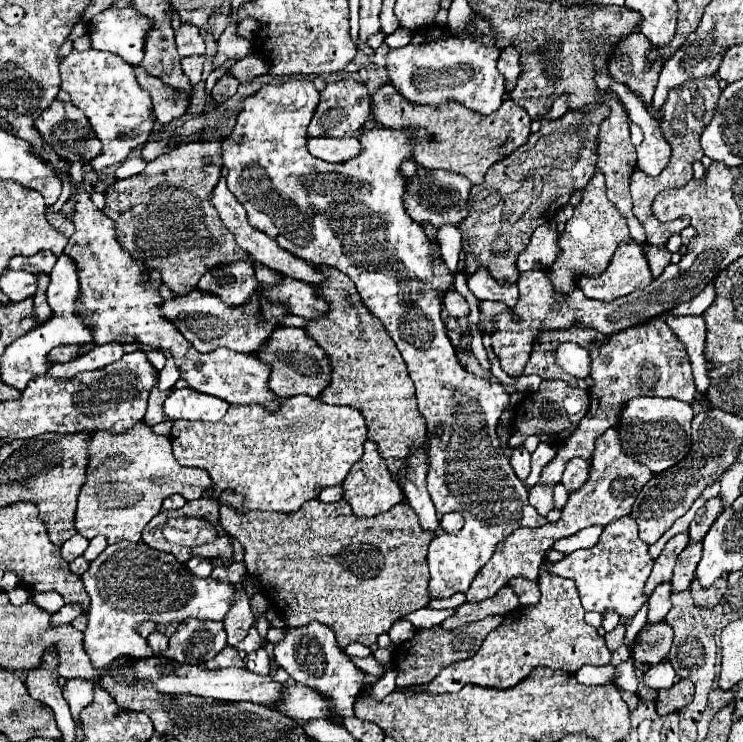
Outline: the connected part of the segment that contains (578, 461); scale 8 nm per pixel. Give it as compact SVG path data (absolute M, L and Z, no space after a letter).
M572 458L562 474L562 484L566 486L566 490L578 490L584 480L588 478L588 468L590 468L590 462L584 460L584 458Z

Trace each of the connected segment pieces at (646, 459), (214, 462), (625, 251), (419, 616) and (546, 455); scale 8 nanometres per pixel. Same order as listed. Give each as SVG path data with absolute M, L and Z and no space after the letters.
M638 396L626 402L618 416L618 432L622 450L638 464L648 466L652 472L662 472L682 460L690 450L690 422L694 418L692 406L676 398L650 398Z
M310 396L282 398L278 412L266 410L262 404L230 404L226 416L218 422L190 422L176 420L170 430L170 442L174 458L182 466L196 466L210 472L212 488L202 494L204 498L230 504L240 514L250 510L272 510L292 514L300 510L306 500L318 498L326 486L340 484L350 472L352 464L362 456L362 444L366 442L366 424L362 414L350 406L330 406Z
M630 240L618 246L610 266L598 278L582 278L578 284L588 298L608 302L638 288L646 288L652 280L654 278L646 264L642 244Z
M422 608L413 613L404 616L416 628L431 628L440 625L447 617L453 615L457 609L436 610L431 608Z
M540 442L538 450L532 454L532 472L530 472L530 476L526 478L526 486L528 486L528 488L532 488L532 486L538 482L542 468L544 468L556 454L557 448L555 446Z

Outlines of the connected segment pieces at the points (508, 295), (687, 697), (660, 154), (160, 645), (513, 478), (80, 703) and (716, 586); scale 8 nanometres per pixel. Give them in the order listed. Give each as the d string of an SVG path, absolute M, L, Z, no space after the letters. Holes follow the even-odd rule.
M478 268L468 278L468 288L478 300L500 300L506 302L510 308L518 302L518 286L516 284L498 284L486 268Z
M688 678L678 680L670 690L658 692L656 712L662 714L662 716L670 714L670 712L676 712L676 710L684 708L686 704L690 704L692 696L694 696L694 684Z
M598 76L596 82L600 90L614 90L614 94L626 106L628 118L642 128L644 140L636 148L638 168L648 176L658 176L670 162L670 144L660 132L660 122L646 110L642 100L636 94L632 94L624 84L616 82L610 76Z
M152 632L148 638L148 644L150 644L150 648L154 650L154 654L162 654L166 648L168 648L168 638L162 634L162 632Z
M286 80L282 84L262 84L258 92L250 94L250 96L244 96L242 98L242 110L240 114L236 114L236 126L232 128L232 132L220 142L220 148L222 148L222 168L224 168L224 176L226 176L226 184L228 188L232 190L232 194L238 198L238 202L246 208L246 214L248 214L248 222L256 228L256 230L262 230L266 232L270 238L274 238L284 250L292 252L294 256L314 264L314 266L332 266L336 270L340 270L342 274L350 276L350 280L356 284L358 292L360 292L360 298L364 302L364 306L376 314L376 318L384 324L386 332L390 334L390 338L394 340L394 344L398 346L406 366L408 366L408 374L416 386L416 396L418 396L418 410L420 414L424 416L426 420L426 426L428 426L428 434L430 434L430 448L428 448L428 494L432 496L432 502L436 506L436 512L438 514L446 514L446 512L460 512L464 516L464 528L456 534L442 534L442 536L436 536L432 542L430 542L430 548L428 548L428 568L430 568L430 582L428 582L428 596L432 600L436 598L450 598L452 594L456 592L468 592L476 572L492 558L498 542L502 542L506 536L510 536L514 530L518 530L520 526L542 526L546 524L548 520L544 516L540 516L534 506L528 504L528 490L526 486L518 480L518 476L514 474L510 462L508 462L508 456L504 454L504 448L498 440L498 418L502 414L504 408L513 407L510 400L510 394L506 392L506 388L502 384L494 384L486 378L478 378L476 374L468 372L456 358L456 352L454 352L454 346L450 344L450 338L446 336L446 328L442 326L442 320L440 320L440 310L442 310L442 302L440 302L440 296L442 292L448 292L454 288L454 276L452 272L448 270L448 266L444 264L444 258L440 256L440 244L436 240L430 240L426 234L424 234L424 228L422 224L414 222L408 214L406 214L406 208L404 208L404 194L406 194L406 178L402 176L400 172L400 166L406 162L406 160L412 160L412 154L414 154L414 140L416 140L416 134L414 130L406 128L406 130L398 130L398 128L388 128L388 126L374 126L374 128L362 128L362 134L360 134L360 144L362 144L362 150L356 158L350 158L346 162L338 162L338 164L330 164L330 162L324 162L324 160L318 160L314 158L308 148L306 148L306 142L308 142L308 134L306 134L306 128L312 120L312 114L318 106L318 100L320 100L320 94L318 90L314 88L312 82L308 80ZM436 428L442 428L442 434L436 434Z
M68 680L64 686L64 700L68 702L76 724L78 724L80 710L92 702L94 686L96 686L96 682L92 682L92 680Z
M718 578L710 588L702 588L696 580L692 580L690 584L690 594L694 598L694 604L700 608L714 608L726 590L726 578Z

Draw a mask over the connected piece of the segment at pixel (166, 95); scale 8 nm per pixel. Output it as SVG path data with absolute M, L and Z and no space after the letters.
M134 66L134 72L136 72L138 84L142 84L144 90L152 96L154 116L160 124L168 124L170 120L174 120L186 112L186 108L190 104L190 98L186 94L180 94L180 92L172 90L170 86L162 84L152 74L146 74L146 70L142 70L142 66Z

